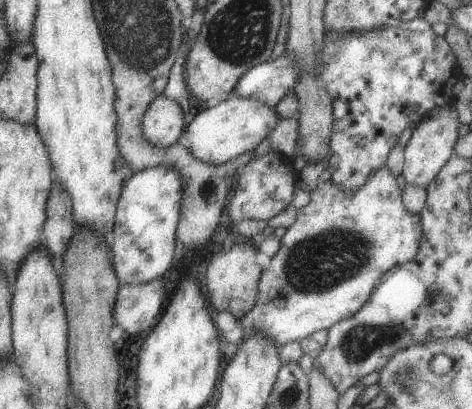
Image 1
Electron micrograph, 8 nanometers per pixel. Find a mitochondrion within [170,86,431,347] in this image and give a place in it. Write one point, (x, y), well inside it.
(316, 264)

